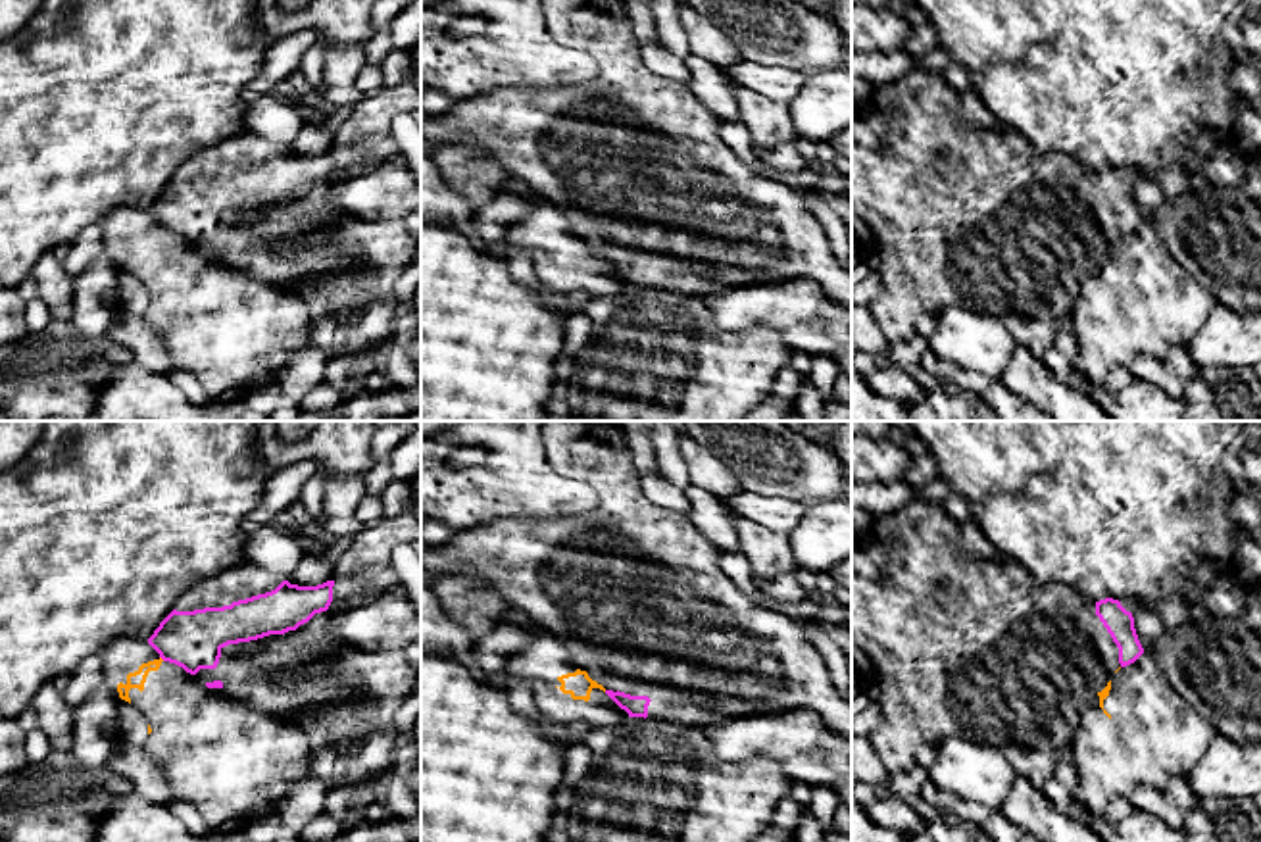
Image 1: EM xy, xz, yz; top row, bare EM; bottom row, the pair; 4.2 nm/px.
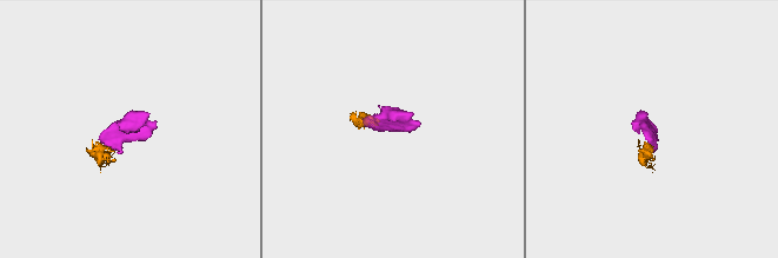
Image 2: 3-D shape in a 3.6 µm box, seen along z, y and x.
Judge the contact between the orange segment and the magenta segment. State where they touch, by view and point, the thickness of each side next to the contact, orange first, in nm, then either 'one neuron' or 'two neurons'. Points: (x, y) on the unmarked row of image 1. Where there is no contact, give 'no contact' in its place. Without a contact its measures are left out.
no contact | two neurons

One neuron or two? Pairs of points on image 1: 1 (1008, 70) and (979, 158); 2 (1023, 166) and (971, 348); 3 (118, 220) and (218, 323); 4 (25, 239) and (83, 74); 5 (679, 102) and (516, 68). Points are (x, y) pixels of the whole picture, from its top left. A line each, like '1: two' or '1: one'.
1: two
2: two
3: one
4: one
5: two

